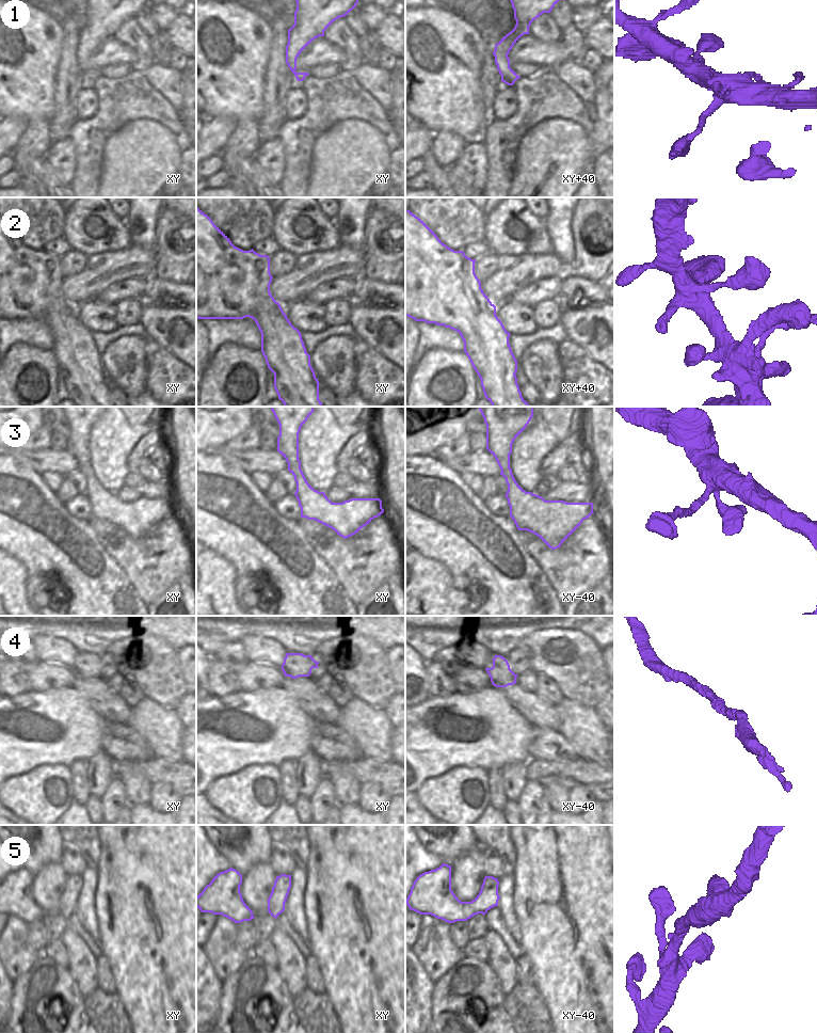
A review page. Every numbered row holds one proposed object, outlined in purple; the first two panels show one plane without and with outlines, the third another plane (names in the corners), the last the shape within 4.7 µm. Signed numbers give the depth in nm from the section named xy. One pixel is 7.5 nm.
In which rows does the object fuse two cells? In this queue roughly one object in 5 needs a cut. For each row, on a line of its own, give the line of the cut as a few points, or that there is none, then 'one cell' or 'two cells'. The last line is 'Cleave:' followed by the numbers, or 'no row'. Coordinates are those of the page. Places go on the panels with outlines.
1: no cut; one cell
2: no cut; one cell
3: no cut; one cell
4: no cut; one cell
5: no cut; one cell
Cleave: no row

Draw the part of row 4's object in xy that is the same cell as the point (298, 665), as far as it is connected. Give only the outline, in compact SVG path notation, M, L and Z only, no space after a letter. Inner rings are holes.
M286 653L282 670L284 676L297 679L299 677L309 677L313 668L318 668L319 662L316 662L311 655L302 653Z

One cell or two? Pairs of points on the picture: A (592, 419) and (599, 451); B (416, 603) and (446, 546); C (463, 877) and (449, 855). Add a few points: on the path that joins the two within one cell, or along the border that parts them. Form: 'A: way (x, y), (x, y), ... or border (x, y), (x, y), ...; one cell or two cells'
A: way (599, 427), (599, 444); one cell
B: border (416, 550), (437, 560), (449, 572), (452, 582); two cells
C: border (475, 847), (461, 854), (450, 864); two cells

